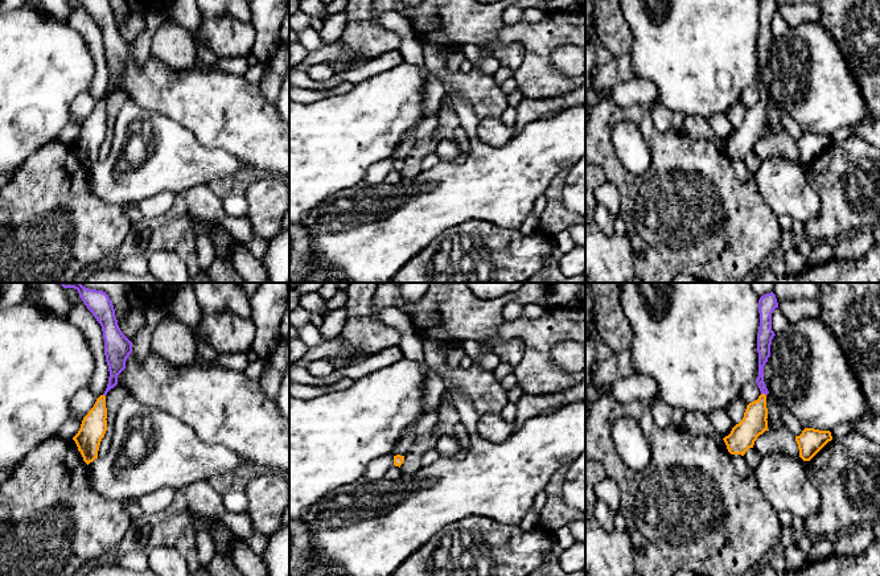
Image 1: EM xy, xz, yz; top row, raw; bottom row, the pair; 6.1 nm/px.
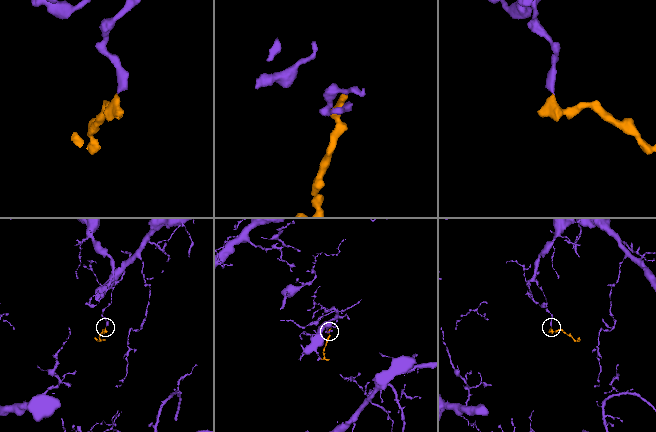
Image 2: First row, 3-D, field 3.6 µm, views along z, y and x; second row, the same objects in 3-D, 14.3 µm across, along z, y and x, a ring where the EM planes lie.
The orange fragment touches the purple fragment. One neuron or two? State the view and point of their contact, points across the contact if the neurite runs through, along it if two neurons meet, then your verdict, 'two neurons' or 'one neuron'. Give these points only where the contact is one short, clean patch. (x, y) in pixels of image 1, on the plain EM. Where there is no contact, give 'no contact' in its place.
contact yz (764, 98); way yz (755, 127), (755, 119), (764, 98), (761, 89), (764, 57); one neuron

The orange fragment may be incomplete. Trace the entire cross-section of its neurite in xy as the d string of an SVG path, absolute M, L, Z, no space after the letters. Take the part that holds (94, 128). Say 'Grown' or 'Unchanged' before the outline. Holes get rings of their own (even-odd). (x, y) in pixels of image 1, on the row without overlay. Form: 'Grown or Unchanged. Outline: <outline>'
Unchanged. Outline: M100 99L94 111L83 122L78 137L73 141L87 169L98 162L99 149L107 135L106 123L106 100Z

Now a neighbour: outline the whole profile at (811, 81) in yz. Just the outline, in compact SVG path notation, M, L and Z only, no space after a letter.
M818 21L776 38L770 49L770 95L805 132L831 135L868 114L842 50Z

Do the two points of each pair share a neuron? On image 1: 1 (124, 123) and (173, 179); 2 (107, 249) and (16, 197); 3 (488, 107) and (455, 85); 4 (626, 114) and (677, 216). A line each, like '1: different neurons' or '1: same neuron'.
1: same neuron
2: same neuron
3: same neuron
4: same neuron

